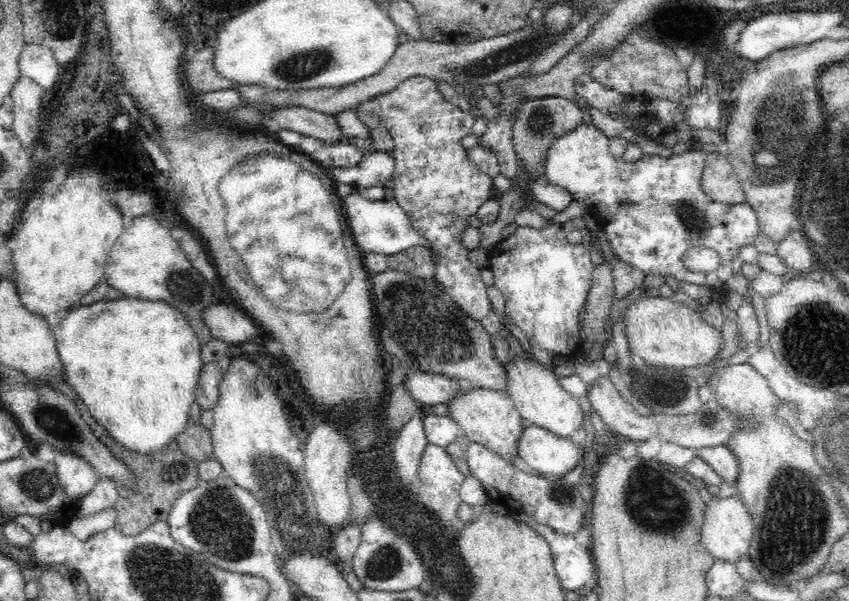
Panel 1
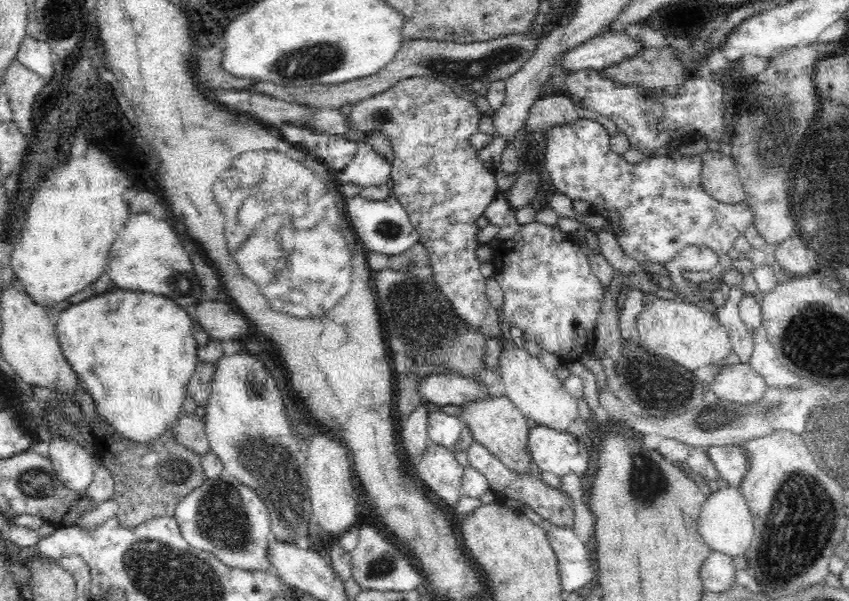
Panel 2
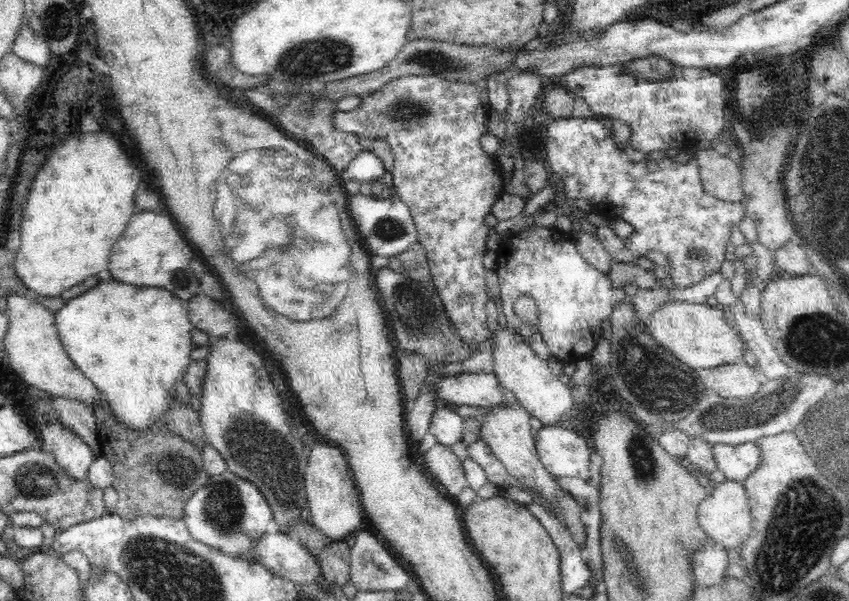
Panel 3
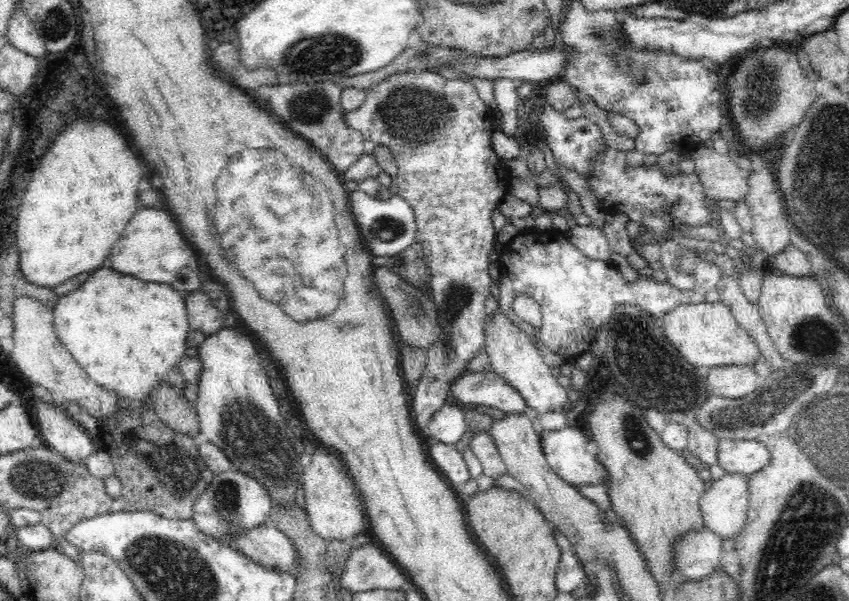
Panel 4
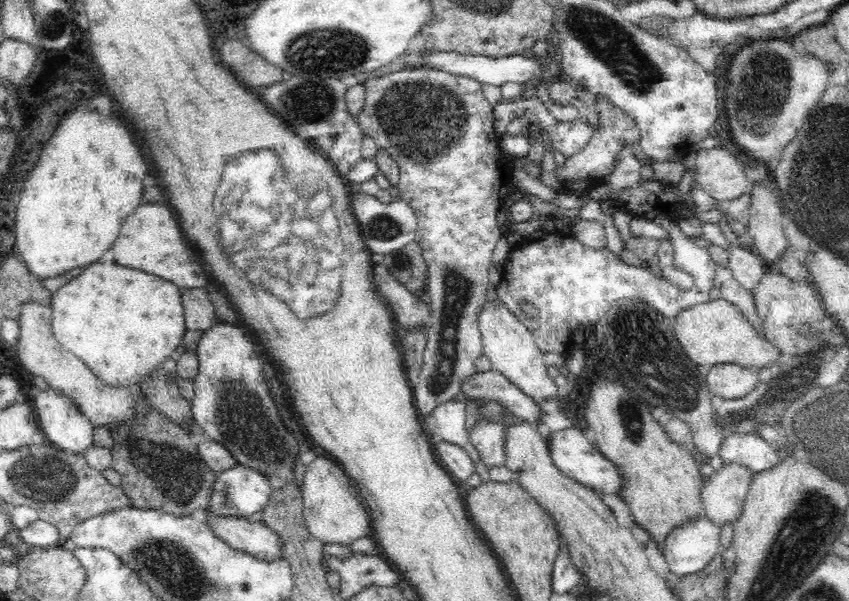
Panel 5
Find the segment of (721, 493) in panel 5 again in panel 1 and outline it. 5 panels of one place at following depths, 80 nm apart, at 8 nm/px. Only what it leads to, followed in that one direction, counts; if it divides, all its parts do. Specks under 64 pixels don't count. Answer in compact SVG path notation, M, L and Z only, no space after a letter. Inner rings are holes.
M740 496L731 498L714 498L707 504L704 512L704 523L701 527L701 536L703 546L706 551L716 560L726 561L735 564L741 558L748 556L750 550L751 538L754 533L754 524L750 512L746 509Z

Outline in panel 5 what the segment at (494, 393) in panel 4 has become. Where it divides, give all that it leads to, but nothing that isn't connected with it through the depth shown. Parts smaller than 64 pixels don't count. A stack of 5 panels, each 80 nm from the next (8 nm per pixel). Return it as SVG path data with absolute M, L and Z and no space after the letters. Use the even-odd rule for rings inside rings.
M496 371L474 373L460 387L460 397L478 402L498 402L521 420L537 426L542 407L536 404L532 397L524 394L515 384L512 384L503 374Z

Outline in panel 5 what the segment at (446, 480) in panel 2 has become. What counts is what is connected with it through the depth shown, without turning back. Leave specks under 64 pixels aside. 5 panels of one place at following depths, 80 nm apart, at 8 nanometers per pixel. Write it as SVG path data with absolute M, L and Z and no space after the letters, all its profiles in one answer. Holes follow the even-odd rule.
M442 441L433 444L433 450L441 466L447 470L456 484L462 486L462 481L474 474L475 464L461 446Z

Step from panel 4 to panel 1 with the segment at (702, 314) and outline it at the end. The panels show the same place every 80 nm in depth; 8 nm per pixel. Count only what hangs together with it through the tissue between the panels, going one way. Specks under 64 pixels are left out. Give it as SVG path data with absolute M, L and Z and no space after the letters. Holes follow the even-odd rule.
M639 298L634 300L623 314L626 336L632 360L650 366L664 366L682 370L690 366L700 367L715 360L722 348L722 336L702 316L672 298Z

